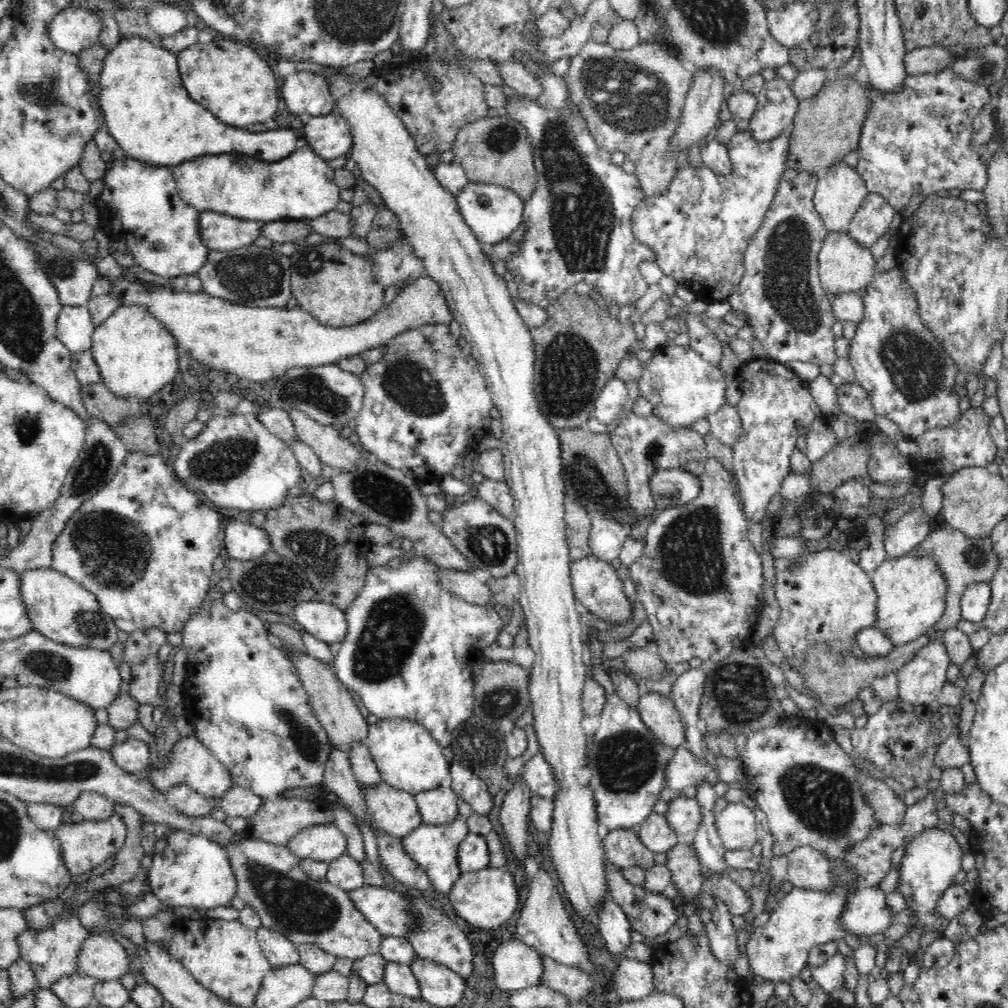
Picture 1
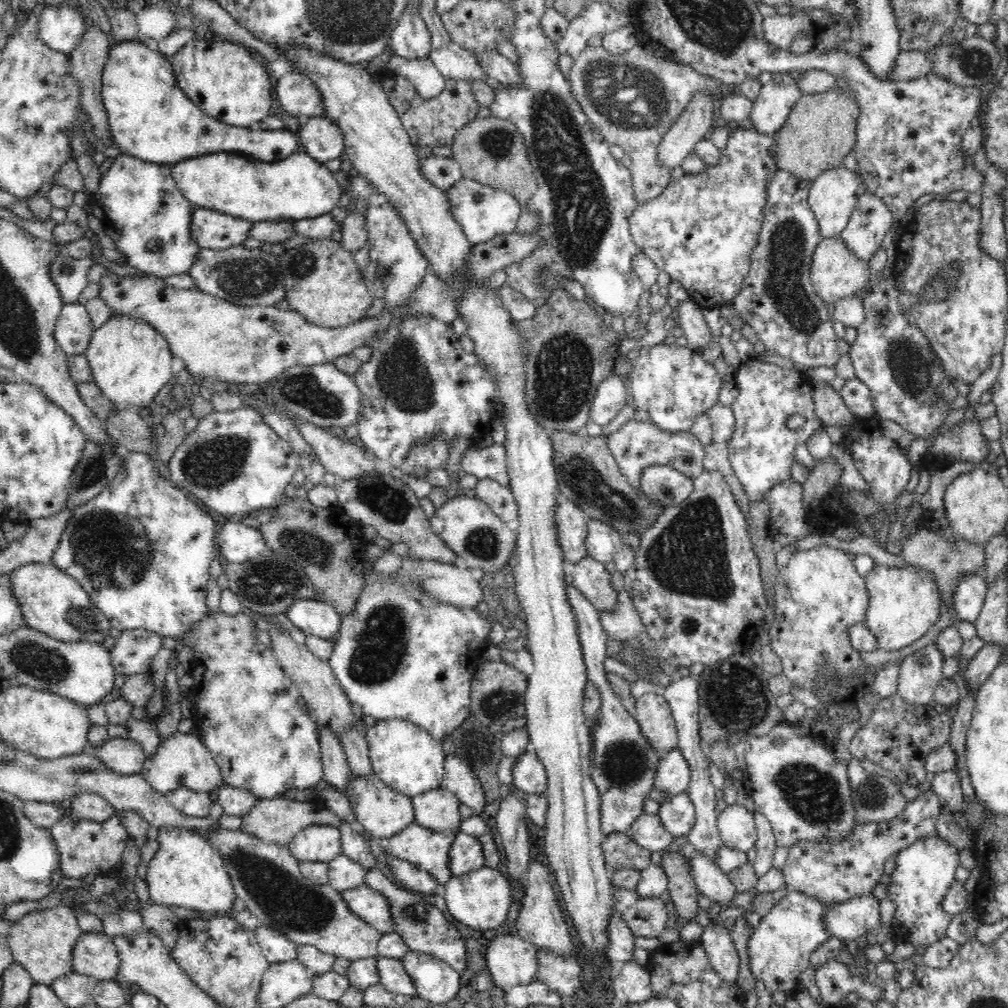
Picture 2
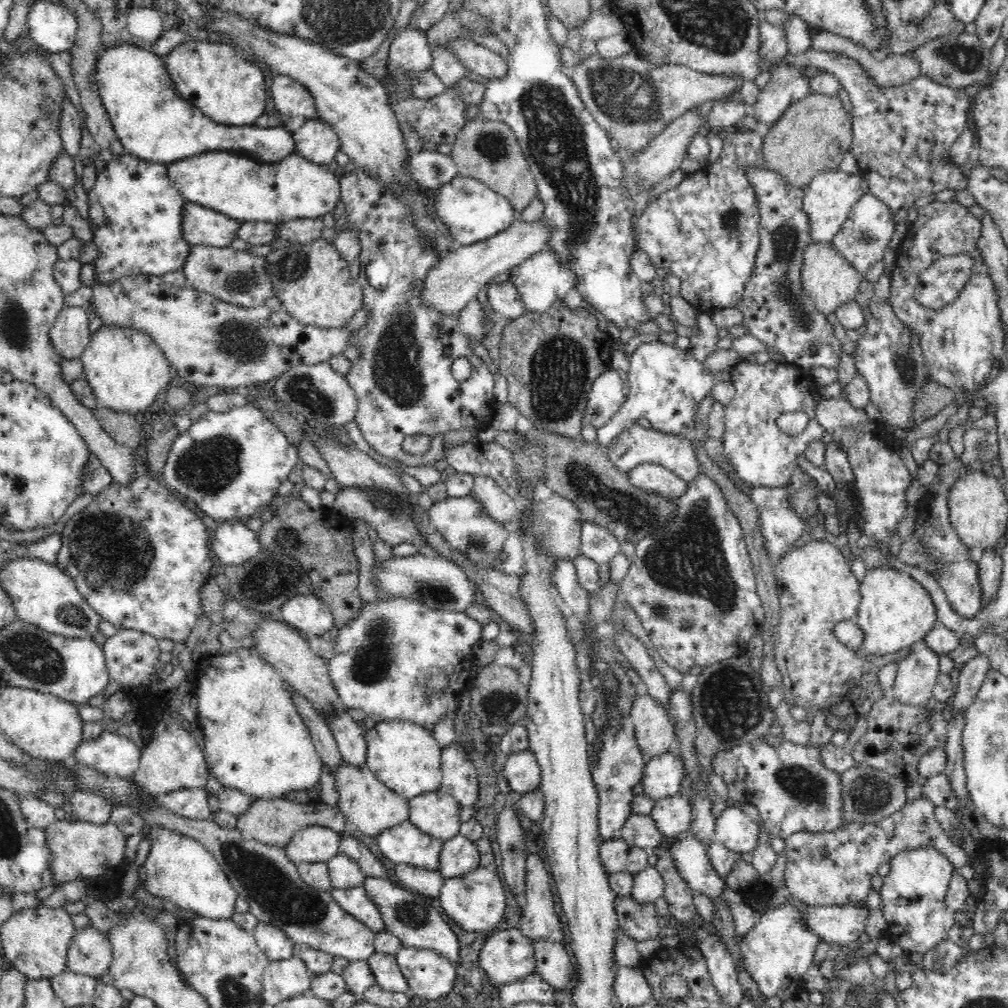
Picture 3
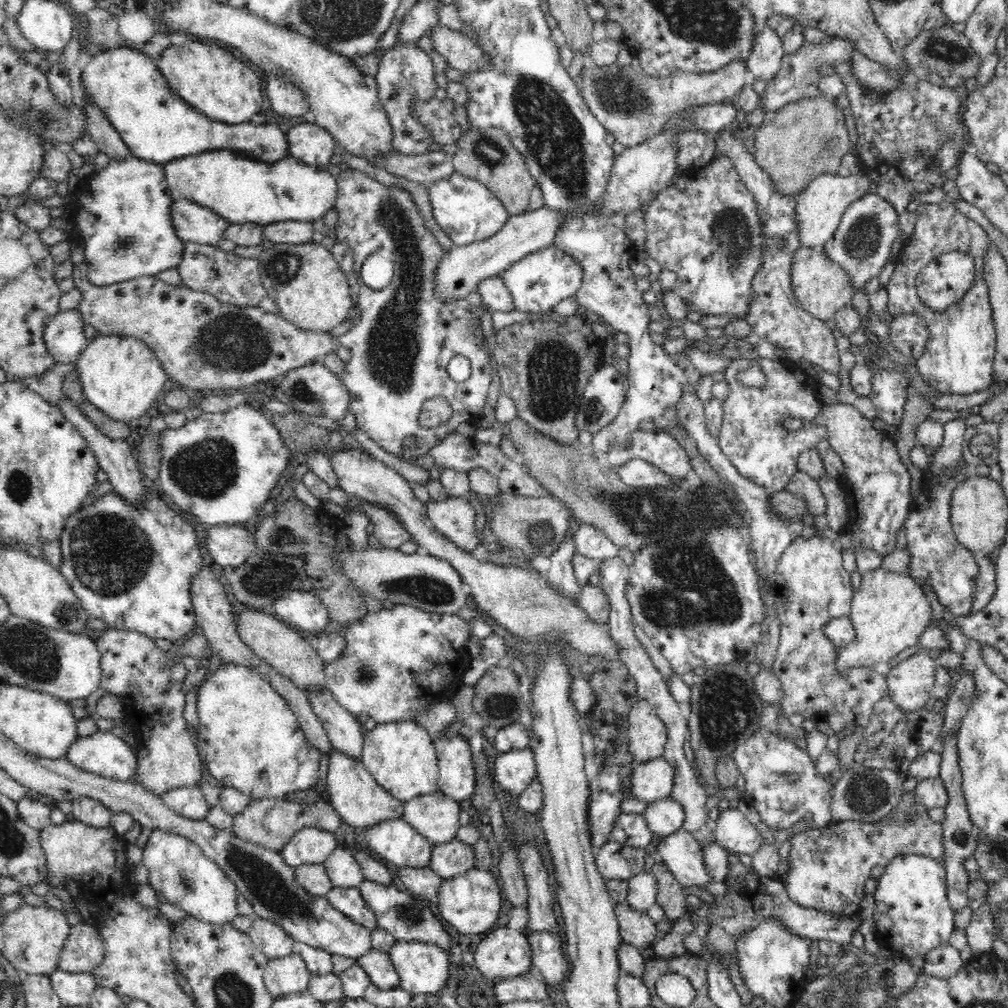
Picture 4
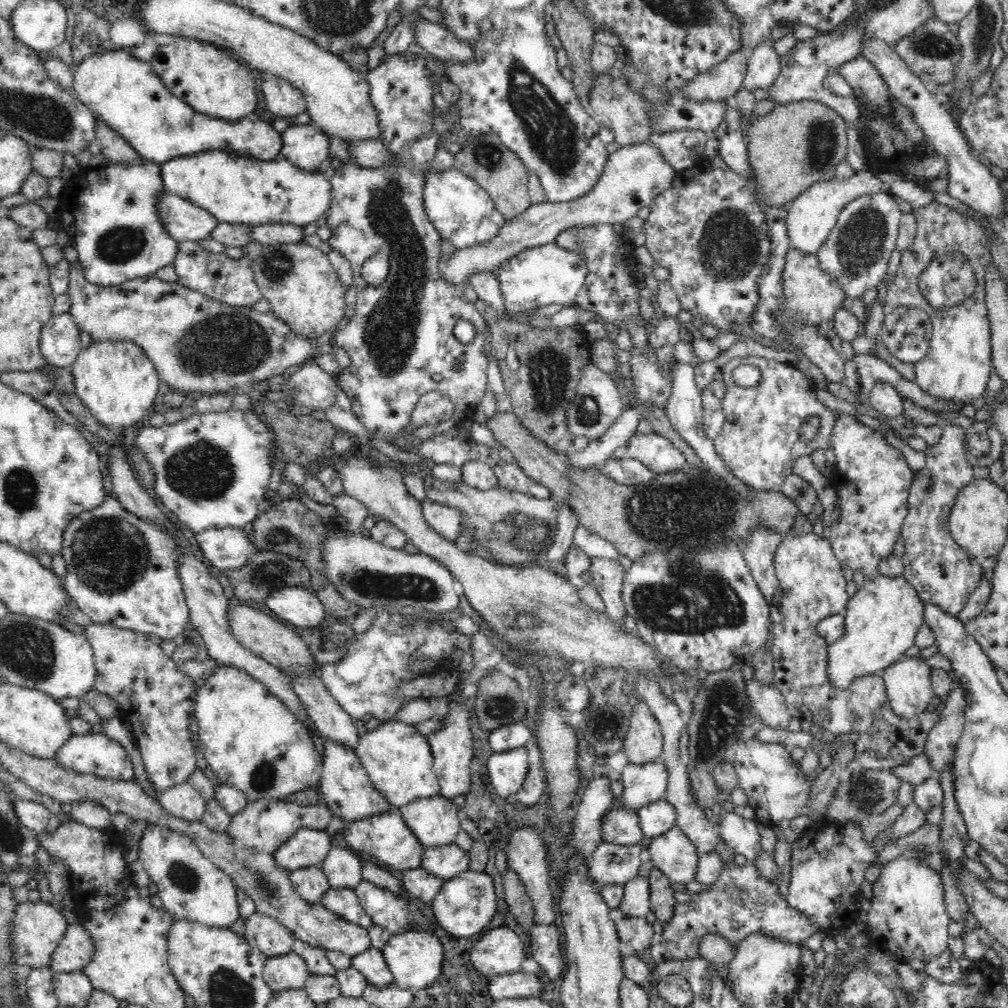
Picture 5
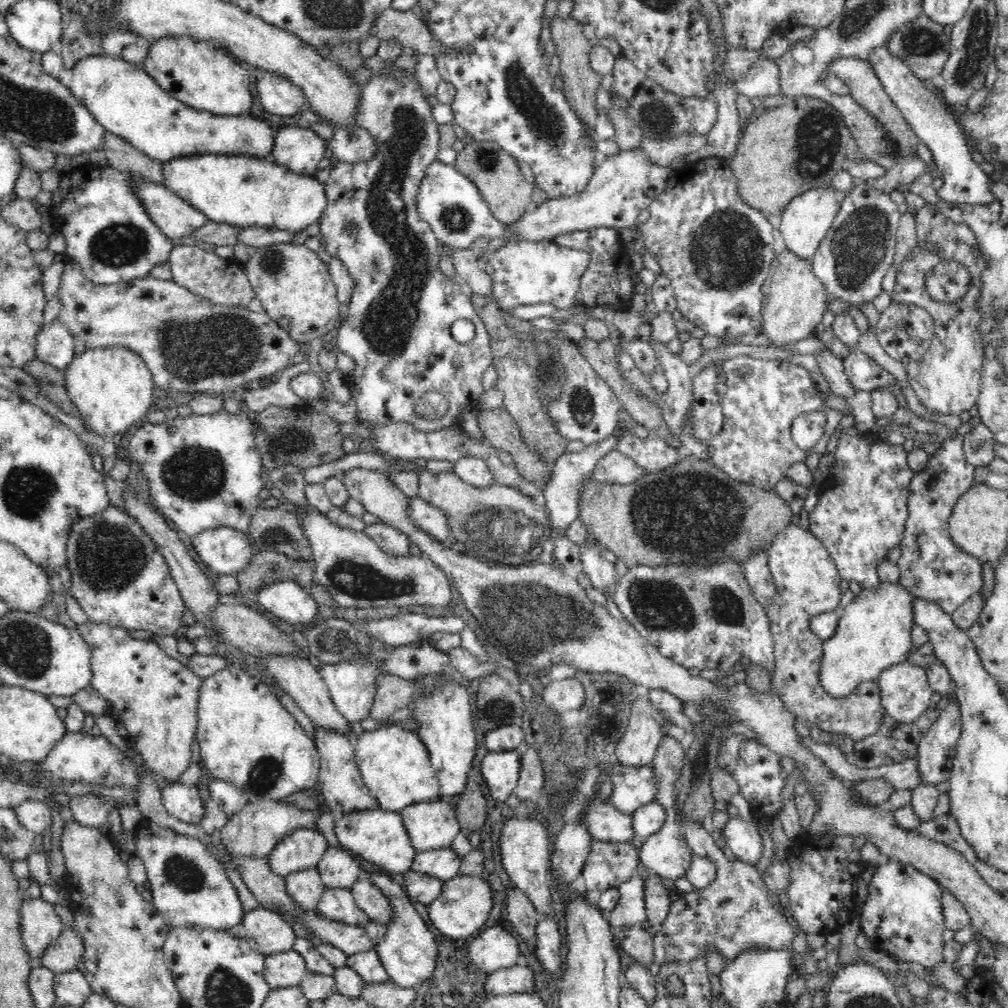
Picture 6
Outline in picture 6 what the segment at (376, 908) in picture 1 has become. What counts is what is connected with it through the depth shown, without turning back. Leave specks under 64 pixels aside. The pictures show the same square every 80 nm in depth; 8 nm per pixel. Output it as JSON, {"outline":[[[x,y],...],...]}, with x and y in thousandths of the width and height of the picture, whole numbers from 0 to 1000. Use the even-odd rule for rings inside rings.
{"outline":[[[324,881],[313,904],[325,913],[334,913],[361,921],[368,911],[352,896],[347,882]]]}

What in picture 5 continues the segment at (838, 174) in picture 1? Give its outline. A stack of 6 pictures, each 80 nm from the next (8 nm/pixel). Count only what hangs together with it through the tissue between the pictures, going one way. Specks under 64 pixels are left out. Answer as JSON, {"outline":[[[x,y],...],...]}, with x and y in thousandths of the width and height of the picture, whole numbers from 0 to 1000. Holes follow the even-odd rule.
{"outline":[[[863,169],[851,170],[841,179],[829,179],[827,177],[808,181],[804,187],[801,187],[781,203],[779,221],[785,244],[800,252],[811,252],[811,248],[821,236],[839,202],[849,195],[873,190],[878,184],[878,181]]]}

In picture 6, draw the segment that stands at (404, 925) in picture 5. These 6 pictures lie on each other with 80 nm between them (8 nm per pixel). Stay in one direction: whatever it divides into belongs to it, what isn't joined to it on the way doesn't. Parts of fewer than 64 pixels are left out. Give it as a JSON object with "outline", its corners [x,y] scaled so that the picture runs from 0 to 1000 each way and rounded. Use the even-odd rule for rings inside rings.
{"outline":[[[355,871],[355,875],[347,883],[355,901],[358,901],[369,914],[386,918],[389,909],[388,897],[379,887],[377,881],[368,875],[367,871]]]}

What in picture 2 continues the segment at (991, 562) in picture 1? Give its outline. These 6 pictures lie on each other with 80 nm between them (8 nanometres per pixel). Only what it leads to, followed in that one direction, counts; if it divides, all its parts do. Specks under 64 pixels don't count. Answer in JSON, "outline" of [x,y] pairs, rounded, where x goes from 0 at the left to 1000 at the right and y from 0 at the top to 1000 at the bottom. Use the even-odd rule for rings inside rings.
{"outline":[[[917,524],[913,525],[910,529],[903,531],[896,540],[894,552],[898,555],[898,558],[908,563],[914,563],[922,567],[929,576],[929,579],[935,585],[935,593],[937,598],[938,598],[938,605],[935,606],[931,617],[923,623],[923,625],[903,639],[903,641],[898,641],[893,643],[893,645],[871,645],[868,646],[855,646],[853,647],[853,652],[857,655],[857,658],[862,661],[880,661],[881,659],[892,658],[896,656],[897,652],[906,649],[912,643],[917,643],[928,636],[928,633],[936,627],[938,622],[946,621],[945,615],[950,612],[949,605],[945,601],[945,585],[950,579],[950,576],[958,568],[972,568],[974,569],[976,565],[976,557],[978,553],[978,541],[979,540],[964,540],[959,536],[950,533],[948,538],[940,538],[934,530],[929,530],[924,526],[919,526]]]}

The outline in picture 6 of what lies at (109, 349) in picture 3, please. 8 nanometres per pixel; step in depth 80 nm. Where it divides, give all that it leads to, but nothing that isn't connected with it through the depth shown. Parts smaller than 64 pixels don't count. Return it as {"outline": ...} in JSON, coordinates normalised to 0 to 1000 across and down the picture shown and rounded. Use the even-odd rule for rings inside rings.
{"outline":[[[118,344],[85,346],[72,356],[63,370],[63,383],[87,427],[110,434],[145,417],[154,383],[149,366],[135,350]]]}

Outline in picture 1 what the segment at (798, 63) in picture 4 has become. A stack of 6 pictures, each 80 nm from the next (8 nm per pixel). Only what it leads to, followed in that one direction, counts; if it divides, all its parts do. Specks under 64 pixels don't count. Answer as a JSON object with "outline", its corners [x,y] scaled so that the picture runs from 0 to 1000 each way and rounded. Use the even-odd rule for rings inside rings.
{"outline":[[[770,74],[767,79],[760,80],[751,93],[751,108],[743,118],[748,140],[759,142],[786,125],[793,101],[783,83]]]}

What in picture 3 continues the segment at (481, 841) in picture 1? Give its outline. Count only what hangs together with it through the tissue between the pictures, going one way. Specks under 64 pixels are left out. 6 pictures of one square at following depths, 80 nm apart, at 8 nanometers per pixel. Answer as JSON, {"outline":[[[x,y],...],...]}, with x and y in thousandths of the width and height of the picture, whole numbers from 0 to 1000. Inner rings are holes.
{"outline":[[[454,827],[439,835],[436,847],[435,865],[440,872],[456,869],[476,860],[476,852],[473,837]]]}

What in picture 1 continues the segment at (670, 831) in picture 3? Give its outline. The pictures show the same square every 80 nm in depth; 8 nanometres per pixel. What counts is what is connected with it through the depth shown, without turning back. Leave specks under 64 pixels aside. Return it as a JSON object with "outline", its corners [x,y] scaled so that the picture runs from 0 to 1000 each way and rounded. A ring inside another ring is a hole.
{"outline":[[[675,788],[662,798],[661,811],[663,818],[671,828],[677,832],[687,830],[694,821],[696,815],[696,803],[690,792],[681,792]]]}

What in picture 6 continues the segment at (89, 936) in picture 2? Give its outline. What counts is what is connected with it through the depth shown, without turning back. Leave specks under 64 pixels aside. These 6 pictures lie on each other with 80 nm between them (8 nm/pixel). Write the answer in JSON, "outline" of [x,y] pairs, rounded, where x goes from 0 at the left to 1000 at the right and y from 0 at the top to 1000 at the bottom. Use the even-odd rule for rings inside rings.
{"outline":[[[64,919],[61,928],[53,933],[43,944],[39,957],[55,965],[75,962],[84,938],[81,931],[70,921]]]}

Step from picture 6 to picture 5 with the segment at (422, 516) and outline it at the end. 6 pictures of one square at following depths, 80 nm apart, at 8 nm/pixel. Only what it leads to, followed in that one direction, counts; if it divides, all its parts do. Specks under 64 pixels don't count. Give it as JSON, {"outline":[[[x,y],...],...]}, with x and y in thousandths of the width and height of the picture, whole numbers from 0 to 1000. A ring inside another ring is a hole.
{"outline":[[[425,494],[418,497],[418,503],[421,516],[424,516],[427,524],[451,540],[458,539],[454,535],[456,528],[460,527],[458,511],[455,506],[433,500]]]}

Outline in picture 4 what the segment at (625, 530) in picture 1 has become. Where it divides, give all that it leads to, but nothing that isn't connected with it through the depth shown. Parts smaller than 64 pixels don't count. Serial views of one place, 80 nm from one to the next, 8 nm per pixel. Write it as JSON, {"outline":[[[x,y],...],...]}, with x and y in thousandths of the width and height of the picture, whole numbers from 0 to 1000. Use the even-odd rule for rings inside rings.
{"outline":[[[575,520],[569,528],[571,548],[578,553],[585,554],[591,559],[614,552],[614,544],[597,526],[582,520]]]}

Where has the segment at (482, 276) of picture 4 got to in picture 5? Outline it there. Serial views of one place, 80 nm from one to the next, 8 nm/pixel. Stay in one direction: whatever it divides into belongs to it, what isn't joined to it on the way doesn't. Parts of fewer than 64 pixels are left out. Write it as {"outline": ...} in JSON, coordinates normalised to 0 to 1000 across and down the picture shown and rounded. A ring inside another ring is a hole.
{"outline":[[[646,141],[615,146],[603,154],[596,176],[581,193],[562,200],[541,198],[527,203],[518,212],[501,219],[494,234],[484,240],[453,247],[450,254],[438,262],[438,274],[445,282],[460,287],[468,271],[495,267],[498,261],[515,250],[535,248],[541,242],[550,241],[552,234],[563,226],[587,222],[618,223],[632,214],[635,206],[645,205],[652,194],[665,187],[670,171],[670,167],[658,158],[653,146]]]}

